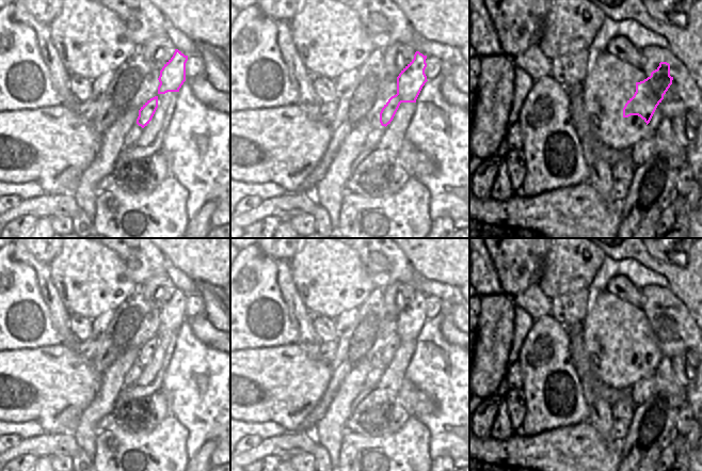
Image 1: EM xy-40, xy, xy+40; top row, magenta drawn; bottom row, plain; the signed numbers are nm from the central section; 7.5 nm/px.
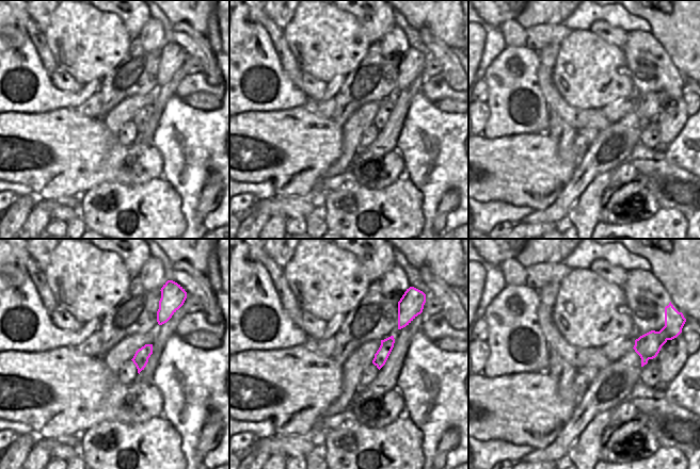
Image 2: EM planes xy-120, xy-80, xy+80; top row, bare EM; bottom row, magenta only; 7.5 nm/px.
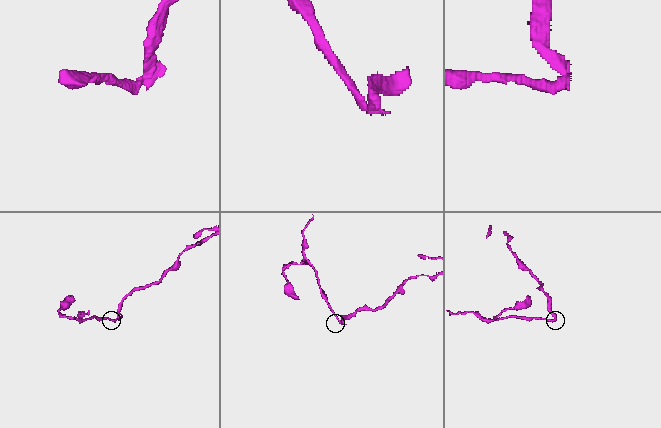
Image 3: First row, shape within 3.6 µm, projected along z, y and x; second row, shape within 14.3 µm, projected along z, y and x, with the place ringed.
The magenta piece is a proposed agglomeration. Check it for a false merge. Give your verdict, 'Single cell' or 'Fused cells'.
Fused cells

